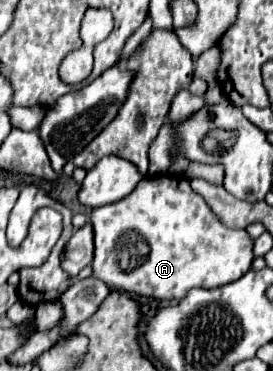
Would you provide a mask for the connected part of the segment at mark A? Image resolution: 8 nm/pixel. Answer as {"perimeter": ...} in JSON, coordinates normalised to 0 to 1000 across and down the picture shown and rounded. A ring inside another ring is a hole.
{"perimeter":[[[575,469],[524,480],[502,507],[436,544],[333,571],[348,631],[341,739],[407,776],[546,798],[568,809],[663,809],[692,776],[795,776],[883,749],[927,706],[927,647],[897,620],[839,620],[795,598],[744,534],[714,523],[692,485],[656,469]]]}

